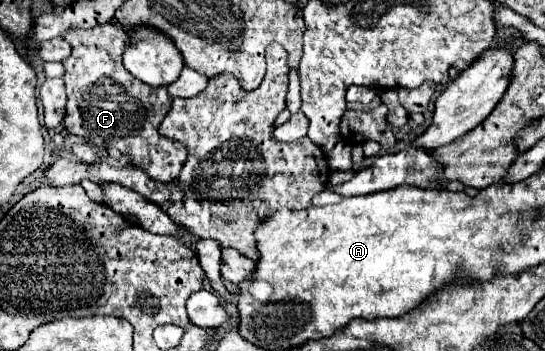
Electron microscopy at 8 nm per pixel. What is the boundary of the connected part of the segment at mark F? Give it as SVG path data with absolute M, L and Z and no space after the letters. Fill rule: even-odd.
M104 23L94 29L70 29L62 35L70 43L72 55L62 61L66 83L66 117L68 133L96 147L116 147L134 159L134 167L146 171L152 179L170 183L184 167L188 152L178 141L158 135L158 125L172 105L172 97L164 87L150 89L136 77L130 77L122 65L122 49L126 49L126 33L122 27Z

